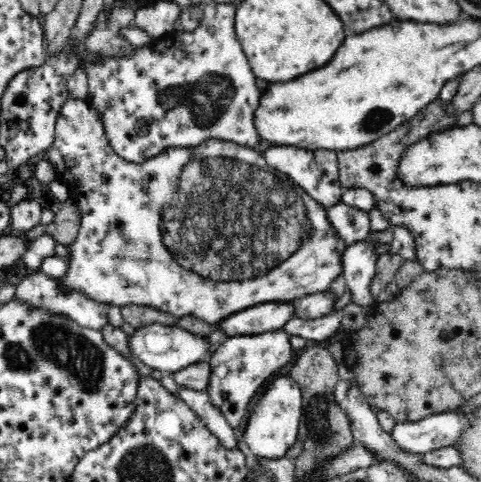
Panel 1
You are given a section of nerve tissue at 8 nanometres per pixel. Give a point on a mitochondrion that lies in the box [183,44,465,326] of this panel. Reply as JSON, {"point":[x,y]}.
{"point":[374,120]}

